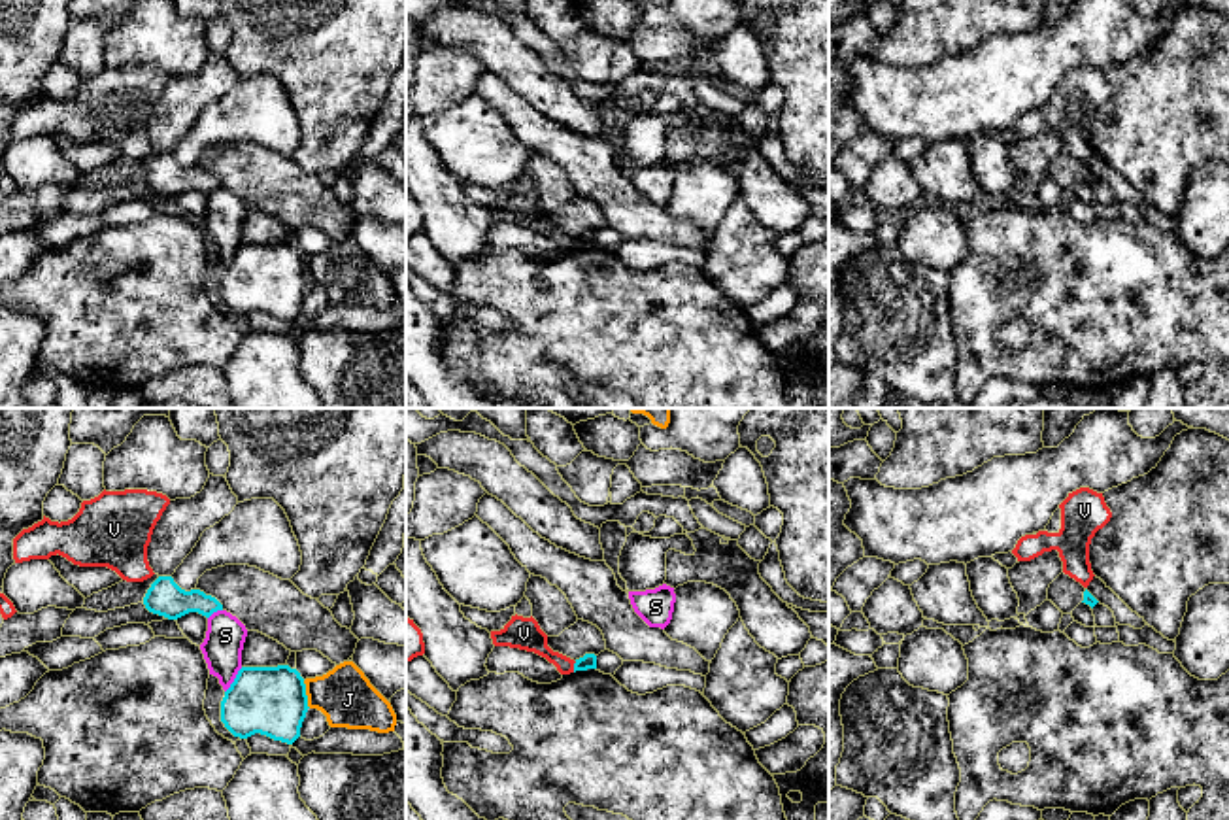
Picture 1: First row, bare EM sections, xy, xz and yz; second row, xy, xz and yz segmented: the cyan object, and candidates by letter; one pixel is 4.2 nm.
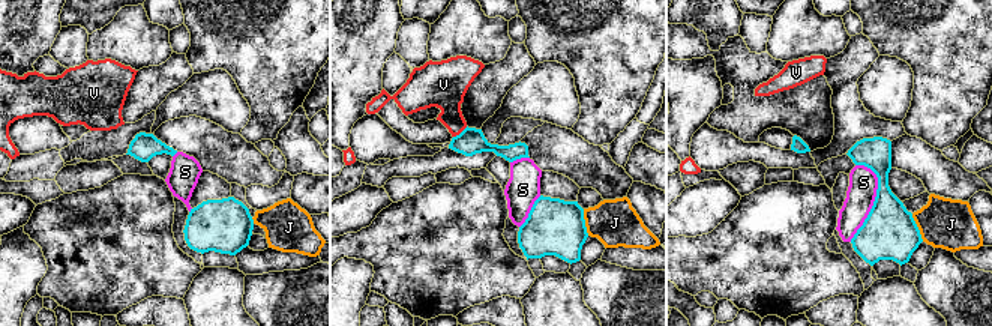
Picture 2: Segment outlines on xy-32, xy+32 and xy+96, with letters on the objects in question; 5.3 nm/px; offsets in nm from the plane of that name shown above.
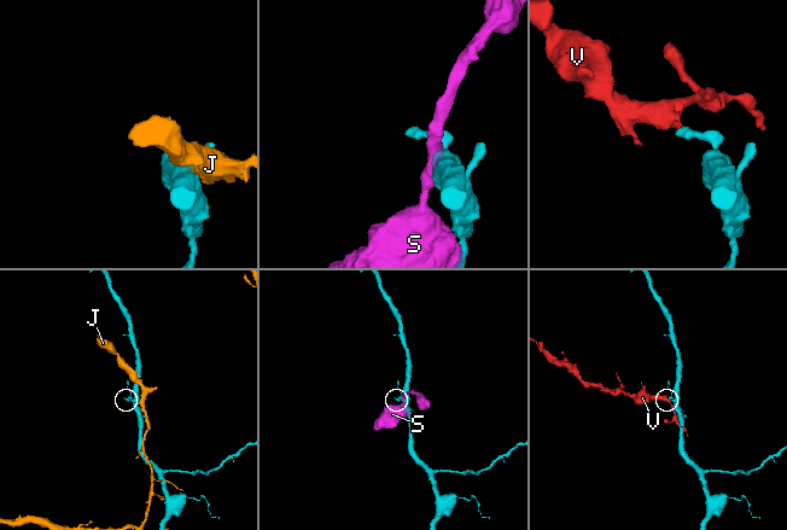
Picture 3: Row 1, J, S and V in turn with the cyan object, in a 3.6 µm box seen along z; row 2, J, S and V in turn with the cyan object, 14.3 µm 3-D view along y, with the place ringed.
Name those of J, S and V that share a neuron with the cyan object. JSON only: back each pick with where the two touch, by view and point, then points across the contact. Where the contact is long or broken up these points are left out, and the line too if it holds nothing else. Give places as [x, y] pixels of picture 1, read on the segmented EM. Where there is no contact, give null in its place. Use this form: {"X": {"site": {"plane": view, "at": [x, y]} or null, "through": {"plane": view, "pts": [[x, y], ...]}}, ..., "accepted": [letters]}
{"accepted": []}

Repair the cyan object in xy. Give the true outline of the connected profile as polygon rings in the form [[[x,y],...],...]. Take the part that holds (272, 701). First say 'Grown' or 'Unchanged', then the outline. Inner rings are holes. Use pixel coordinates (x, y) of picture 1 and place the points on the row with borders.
Unchanged. [[[242,667],[221,701],[221,722],[240,739],[261,733],[293,744],[308,709],[306,684],[296,669]]]

